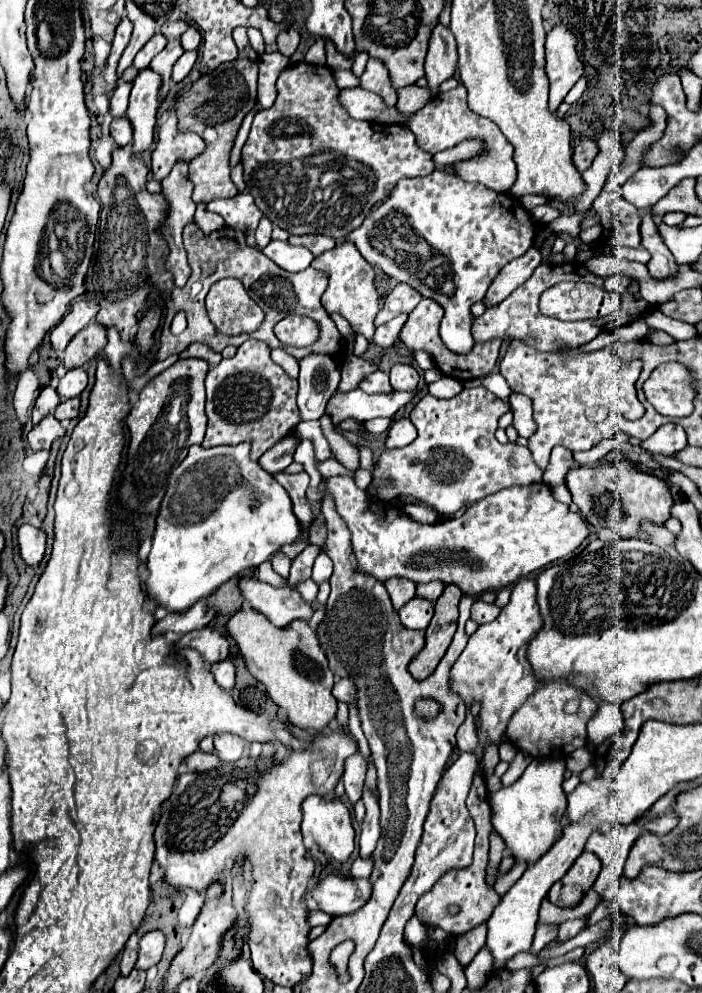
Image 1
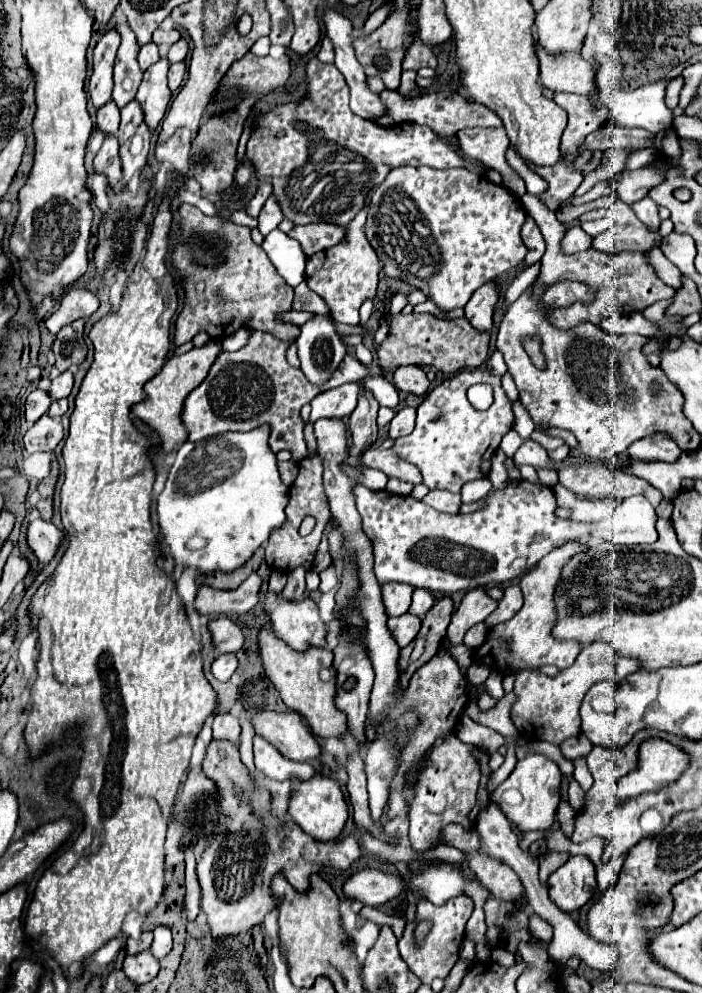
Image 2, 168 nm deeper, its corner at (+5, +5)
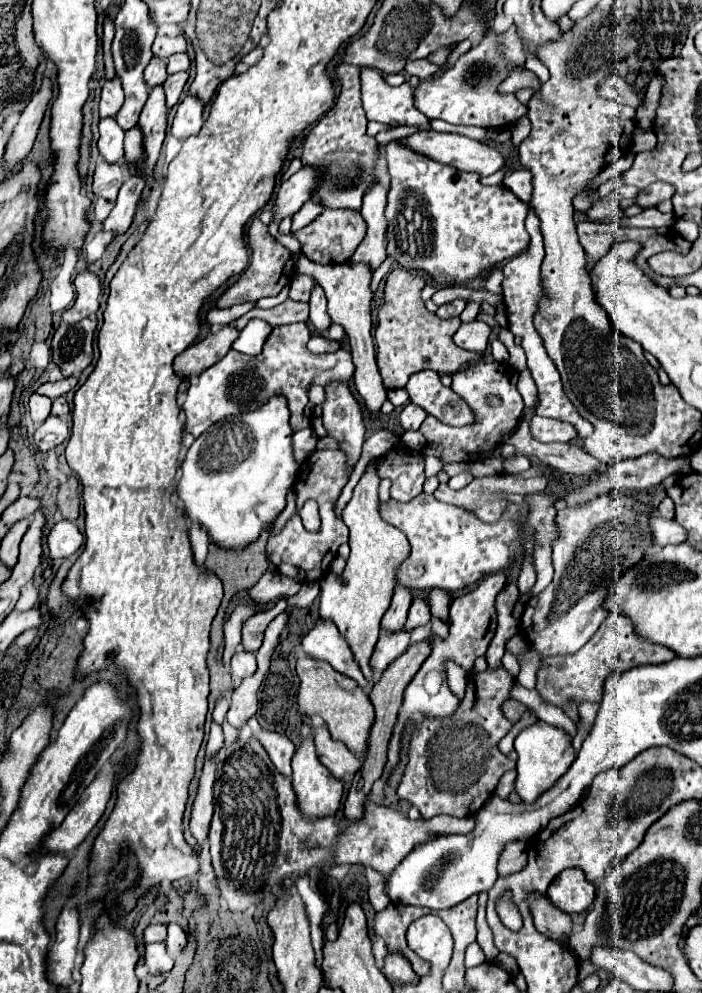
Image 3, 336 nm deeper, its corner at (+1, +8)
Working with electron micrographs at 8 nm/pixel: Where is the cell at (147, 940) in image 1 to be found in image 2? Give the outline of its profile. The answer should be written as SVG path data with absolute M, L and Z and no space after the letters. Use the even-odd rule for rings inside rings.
M155 927L153 929L153 943L149 947L151 955L161 959L161 957L165 957L171 951L171 945L173 945L173 941L171 941L169 927Z

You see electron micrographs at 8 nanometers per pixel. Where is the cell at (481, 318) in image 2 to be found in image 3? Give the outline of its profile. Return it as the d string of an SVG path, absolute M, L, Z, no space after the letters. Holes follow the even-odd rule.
M475 320L469 324L461 324L461 328L453 336L453 342L463 350L483 354L487 348L489 336L491 336L491 328L485 322Z

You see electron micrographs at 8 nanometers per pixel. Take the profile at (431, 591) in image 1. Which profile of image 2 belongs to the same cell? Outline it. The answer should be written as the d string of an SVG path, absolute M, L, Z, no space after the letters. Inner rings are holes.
M415 589L415 591L413 591L413 603L411 603L409 611L411 611L413 615L423 617L423 615L433 607L433 603L435 603L435 599L433 599L433 593L431 593L431 591Z

